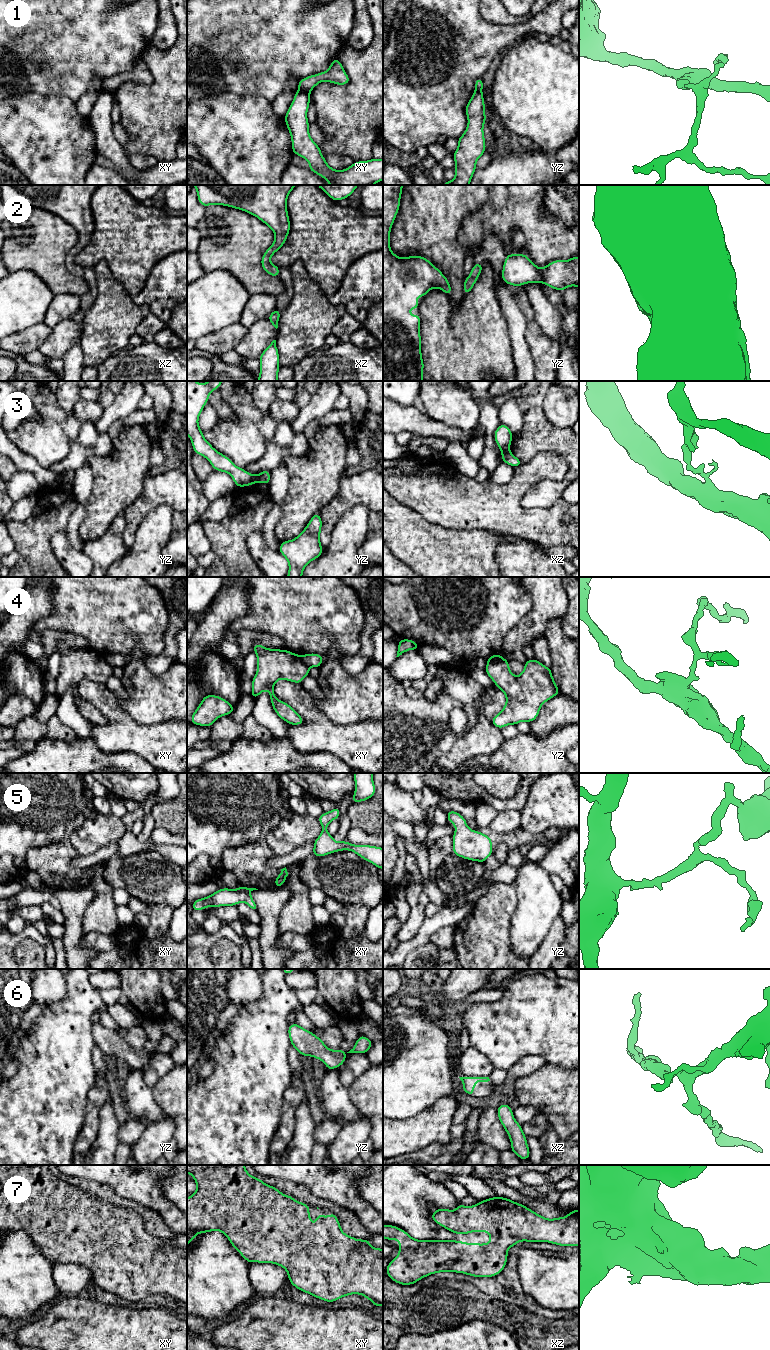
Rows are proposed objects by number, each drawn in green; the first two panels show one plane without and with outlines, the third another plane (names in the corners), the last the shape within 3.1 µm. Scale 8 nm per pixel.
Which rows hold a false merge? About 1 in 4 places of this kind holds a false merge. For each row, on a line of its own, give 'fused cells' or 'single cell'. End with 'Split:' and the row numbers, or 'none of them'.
1: fused cells
2: single cell
3: fused cells
4: fused cells
5: single cell
6: single cell
7: single cell
Split: 1, 3, 4

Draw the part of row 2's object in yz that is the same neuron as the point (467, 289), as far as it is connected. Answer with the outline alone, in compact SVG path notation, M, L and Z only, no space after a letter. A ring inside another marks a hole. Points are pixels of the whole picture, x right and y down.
M482 263L474 264L474 266L470 272L470 275L467 278L465 278L465 280L464 280L463 291L464 291L465 295L467 295L471 292L474 284L477 282L477 280L479 278L480 273L482 272L482 269L483 269Z

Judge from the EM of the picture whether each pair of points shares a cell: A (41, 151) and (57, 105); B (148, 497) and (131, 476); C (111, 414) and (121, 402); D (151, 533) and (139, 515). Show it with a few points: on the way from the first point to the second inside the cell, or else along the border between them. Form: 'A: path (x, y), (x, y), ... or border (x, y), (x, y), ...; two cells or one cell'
A: path (46, 140), (46, 133), (56, 116); one cell
B: border (148, 475), (145, 478), (142, 493), (126, 507); two cells
C: path (114, 411), (120, 405); one cell
D: border (160, 505), (152, 509), (142, 521), (134, 542); two cells

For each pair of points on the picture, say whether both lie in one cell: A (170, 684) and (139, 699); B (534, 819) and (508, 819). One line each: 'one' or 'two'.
A: one
B: two

